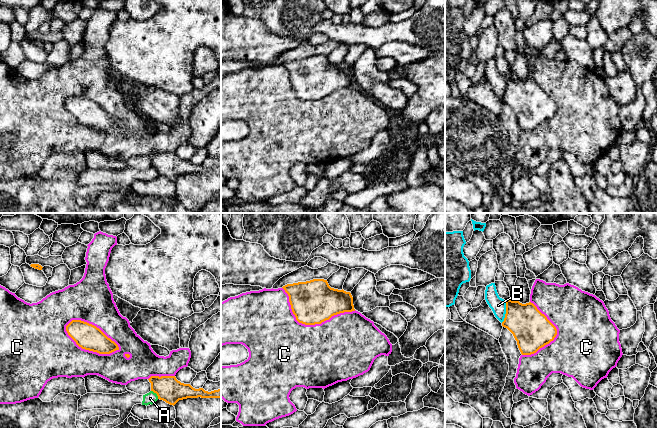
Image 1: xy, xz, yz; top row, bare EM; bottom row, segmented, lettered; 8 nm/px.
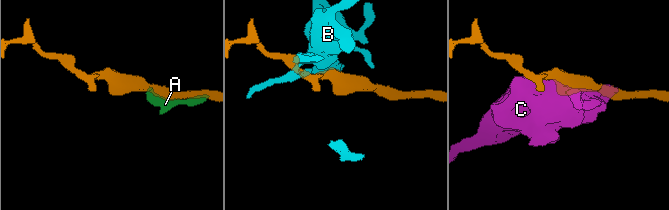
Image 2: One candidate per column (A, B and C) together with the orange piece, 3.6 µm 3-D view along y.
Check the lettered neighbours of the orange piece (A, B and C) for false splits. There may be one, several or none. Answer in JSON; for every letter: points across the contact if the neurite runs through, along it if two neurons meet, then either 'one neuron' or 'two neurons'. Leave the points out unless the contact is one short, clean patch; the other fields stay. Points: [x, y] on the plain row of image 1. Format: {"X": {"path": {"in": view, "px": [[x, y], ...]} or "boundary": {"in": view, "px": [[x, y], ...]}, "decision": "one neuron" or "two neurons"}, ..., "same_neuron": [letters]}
{"A": {"decision": "two neurons"}, "B": {"decision": "two neurons"}, "C": {"decision": "two neurons"}, "same_neuron": []}

